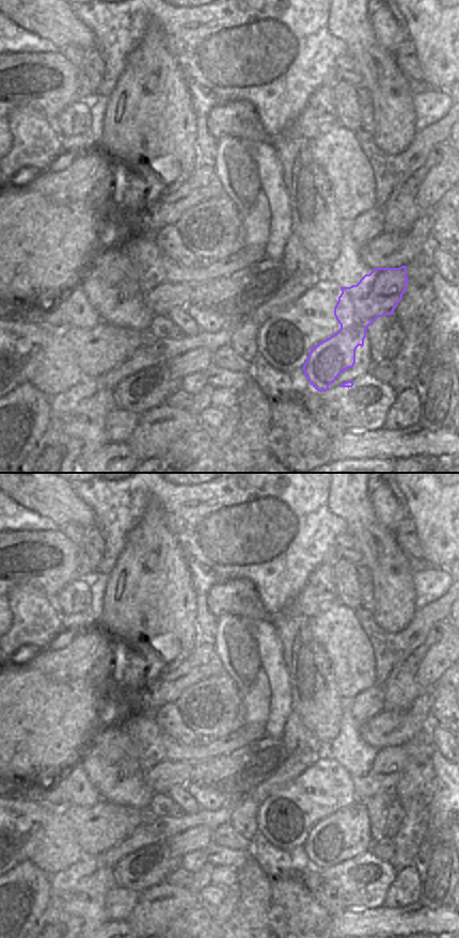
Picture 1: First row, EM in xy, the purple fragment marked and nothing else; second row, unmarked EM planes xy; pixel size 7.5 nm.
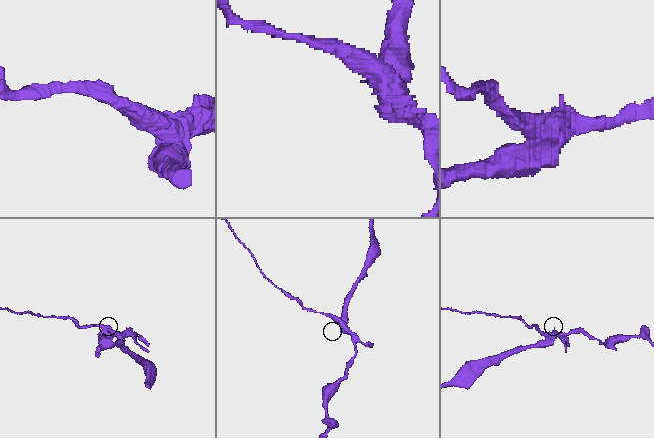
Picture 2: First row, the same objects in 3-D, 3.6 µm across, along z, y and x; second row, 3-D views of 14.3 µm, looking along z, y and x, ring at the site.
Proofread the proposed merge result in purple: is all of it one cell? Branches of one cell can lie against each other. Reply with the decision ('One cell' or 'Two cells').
Two cells

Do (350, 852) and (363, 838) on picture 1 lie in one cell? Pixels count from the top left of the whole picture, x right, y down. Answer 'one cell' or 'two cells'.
two cells

